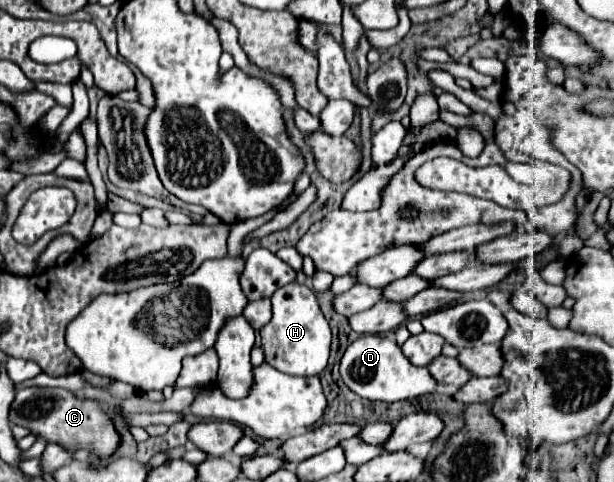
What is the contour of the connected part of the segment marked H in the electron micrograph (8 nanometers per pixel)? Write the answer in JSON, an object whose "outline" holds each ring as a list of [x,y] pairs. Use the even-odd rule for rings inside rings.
{"outline":[[[289,283],[271,297],[273,319],[259,331],[265,361],[289,375],[319,375],[327,367],[331,329],[319,311],[315,293],[305,285]]]}

